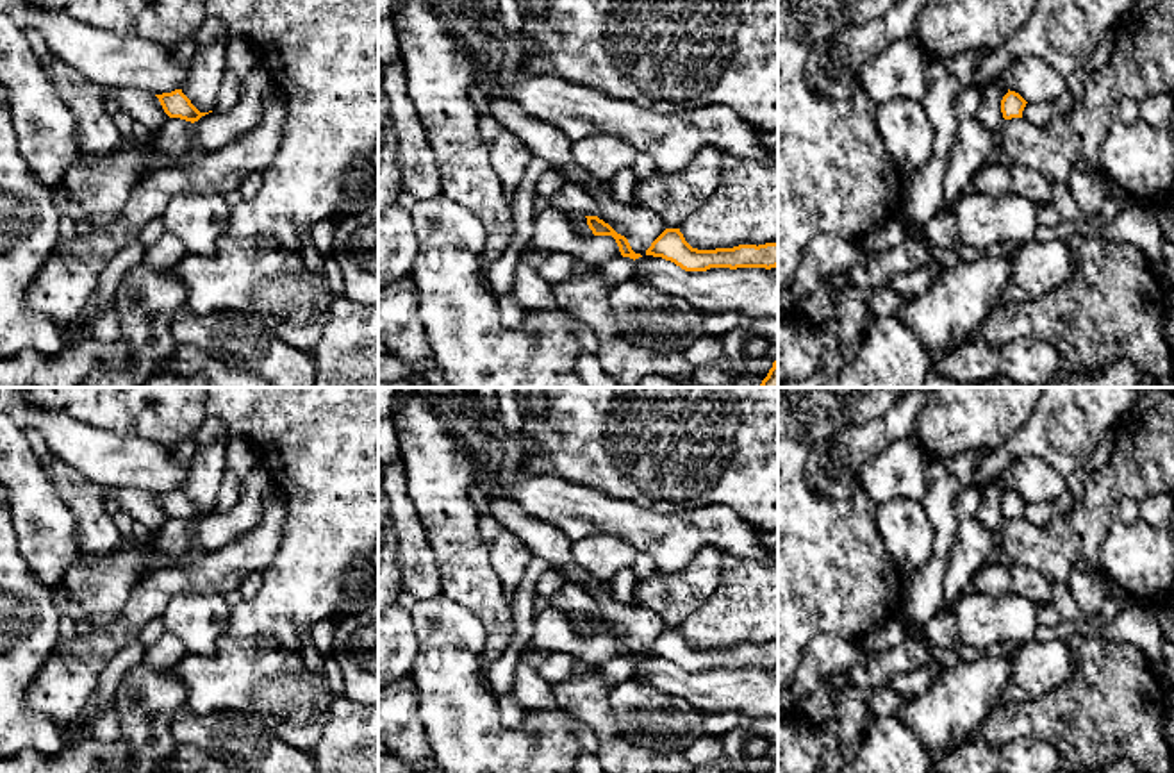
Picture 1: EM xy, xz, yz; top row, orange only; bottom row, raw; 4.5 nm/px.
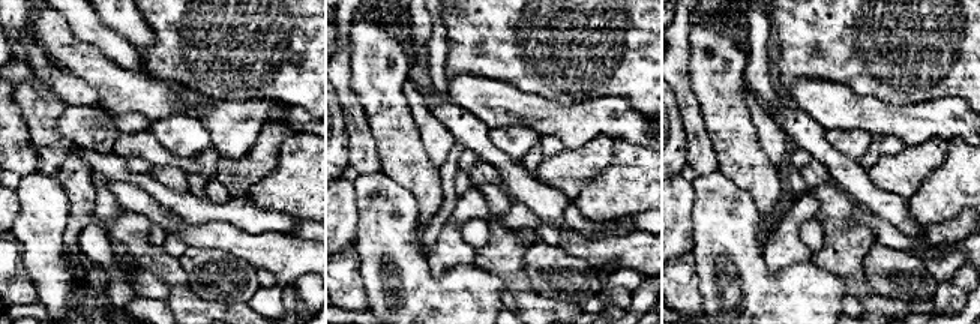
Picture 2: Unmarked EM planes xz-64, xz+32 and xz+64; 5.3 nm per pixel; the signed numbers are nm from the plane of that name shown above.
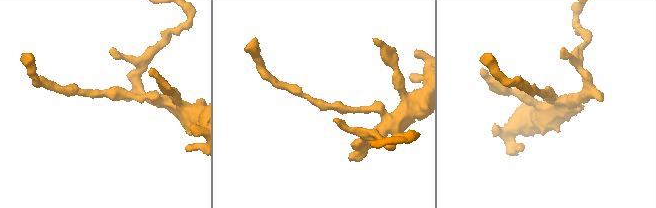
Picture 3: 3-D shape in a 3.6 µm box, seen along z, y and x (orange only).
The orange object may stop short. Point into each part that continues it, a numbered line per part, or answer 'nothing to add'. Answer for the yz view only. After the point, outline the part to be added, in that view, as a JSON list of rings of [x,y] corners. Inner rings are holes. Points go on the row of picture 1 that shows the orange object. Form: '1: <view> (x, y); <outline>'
nothing to add

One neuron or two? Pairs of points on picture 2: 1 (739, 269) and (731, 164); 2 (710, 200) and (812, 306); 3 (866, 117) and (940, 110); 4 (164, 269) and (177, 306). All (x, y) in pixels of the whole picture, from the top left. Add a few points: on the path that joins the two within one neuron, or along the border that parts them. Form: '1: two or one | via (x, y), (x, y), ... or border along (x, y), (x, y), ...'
1: two | border along (719, 170), (751, 197), (757, 209)
2: one | via (727, 231), (727, 242), (781, 296)
3: one | via (884, 117), (922, 117)
4: one | via (173, 278), (177, 282), (177, 297)

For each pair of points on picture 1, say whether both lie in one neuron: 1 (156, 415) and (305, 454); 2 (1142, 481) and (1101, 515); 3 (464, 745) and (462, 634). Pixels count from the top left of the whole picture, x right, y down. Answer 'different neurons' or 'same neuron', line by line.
1: different neurons
2: same neuron
3: same neuron

